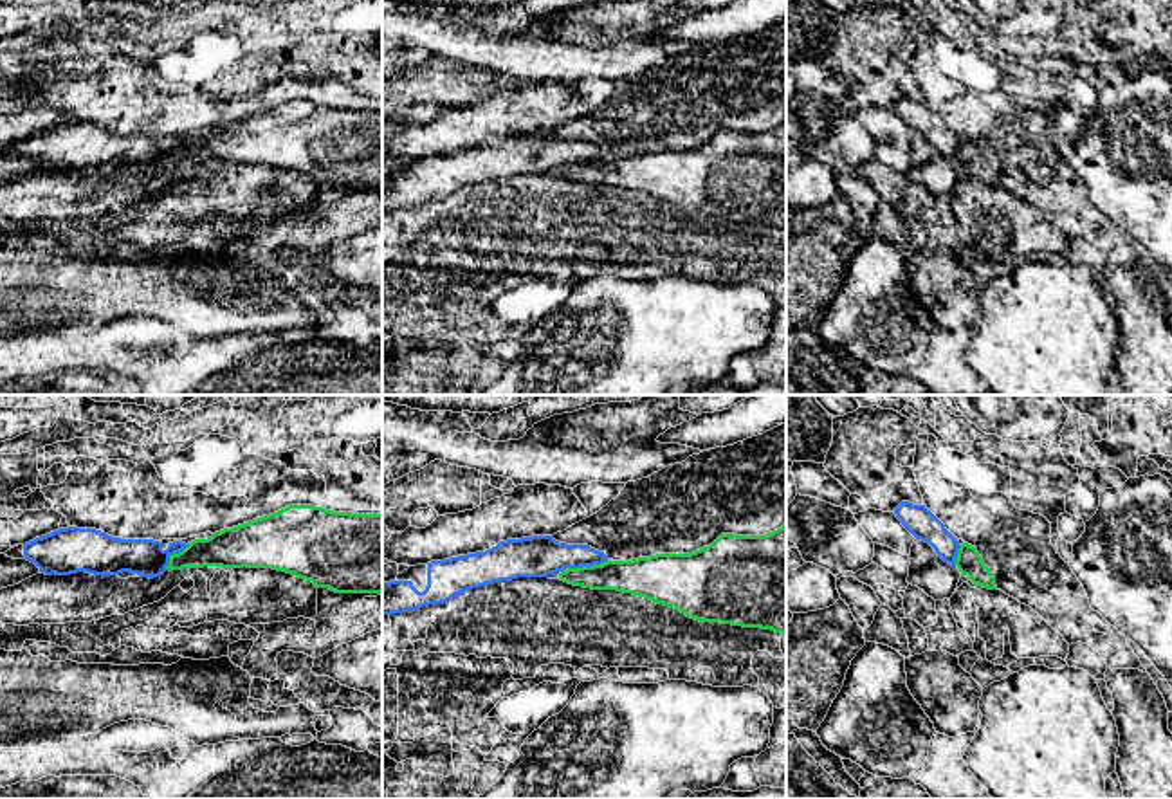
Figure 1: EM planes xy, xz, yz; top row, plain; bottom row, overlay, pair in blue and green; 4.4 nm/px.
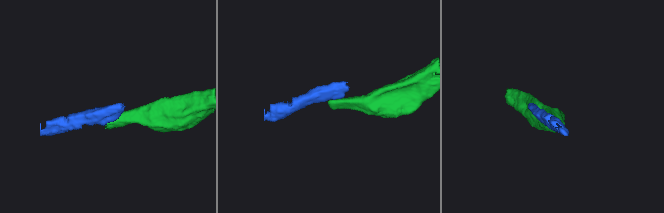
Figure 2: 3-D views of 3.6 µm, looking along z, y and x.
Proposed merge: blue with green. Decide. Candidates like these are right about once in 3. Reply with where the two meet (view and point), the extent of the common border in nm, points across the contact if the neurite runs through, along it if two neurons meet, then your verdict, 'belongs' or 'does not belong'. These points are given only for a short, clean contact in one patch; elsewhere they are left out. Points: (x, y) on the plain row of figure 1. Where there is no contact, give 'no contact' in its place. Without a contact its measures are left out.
meets blue in xz at (588, 161); contact 190 nm long; border along xz (608, 156), (597, 161), (568, 165); does not belong

